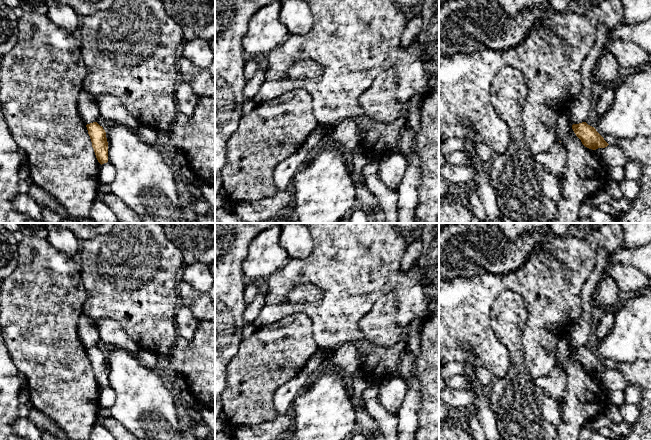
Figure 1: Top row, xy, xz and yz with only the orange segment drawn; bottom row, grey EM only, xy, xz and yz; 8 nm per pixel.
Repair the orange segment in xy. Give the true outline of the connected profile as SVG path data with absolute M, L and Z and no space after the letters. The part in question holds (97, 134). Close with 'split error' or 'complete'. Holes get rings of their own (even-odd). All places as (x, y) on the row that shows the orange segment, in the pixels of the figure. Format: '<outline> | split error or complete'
M97 122L86 125L98 162L102 165L108 162L108 142L106 132Z | complete

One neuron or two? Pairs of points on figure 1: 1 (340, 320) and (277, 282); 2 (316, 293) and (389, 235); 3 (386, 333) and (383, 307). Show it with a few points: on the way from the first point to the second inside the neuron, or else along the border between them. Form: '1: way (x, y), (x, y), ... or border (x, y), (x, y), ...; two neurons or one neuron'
1: way (340, 299), (312, 270), (302, 266), (298, 269); one neuron
2: border (297, 285), (315, 284), (321, 290), (322, 302); two neurons
3: way (383, 327), (383, 313); one neuron

